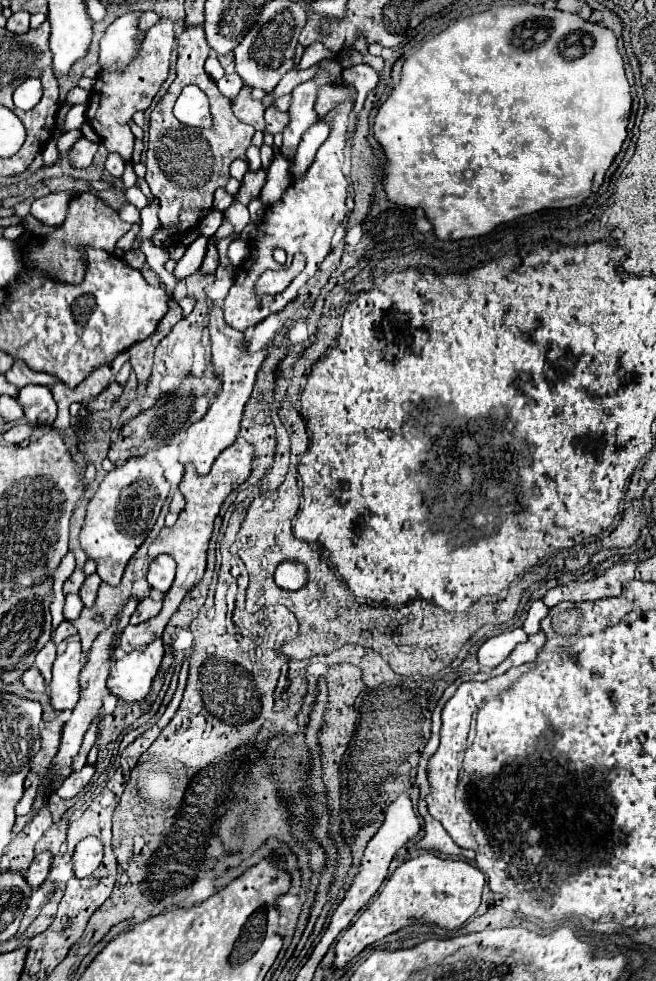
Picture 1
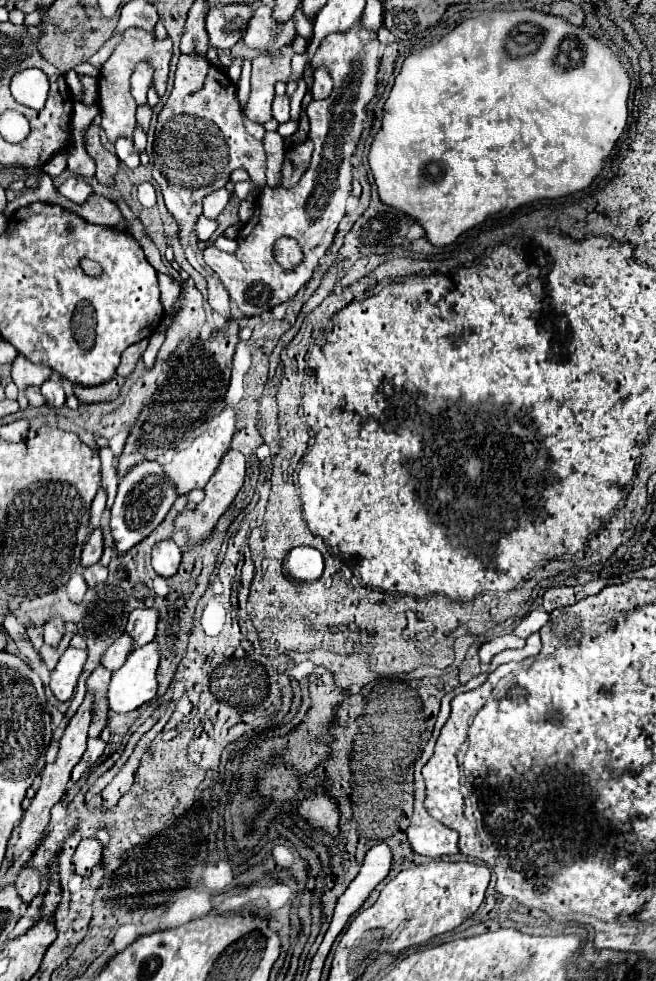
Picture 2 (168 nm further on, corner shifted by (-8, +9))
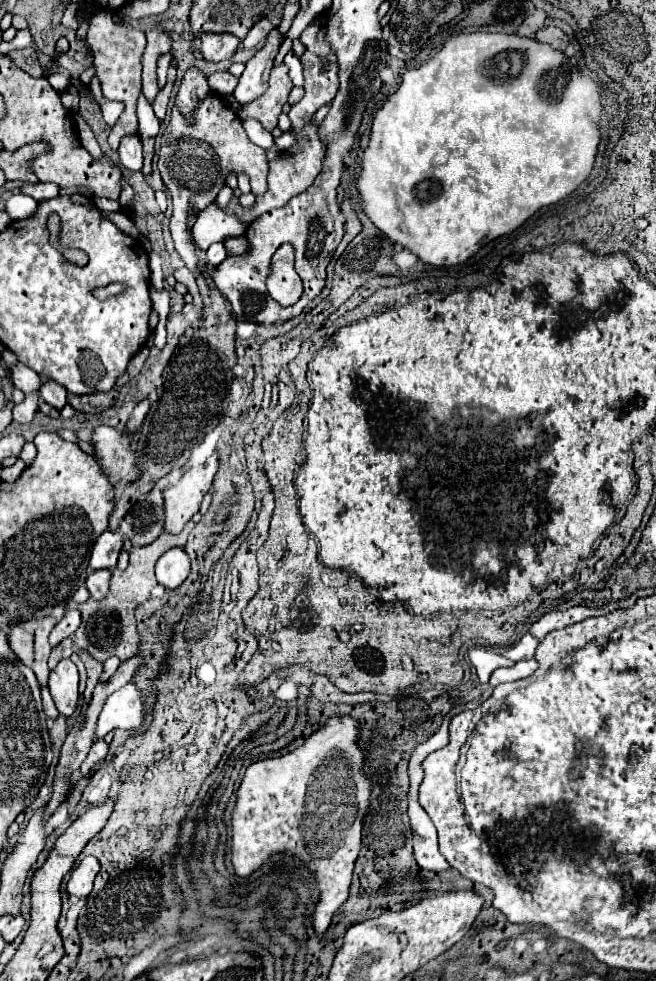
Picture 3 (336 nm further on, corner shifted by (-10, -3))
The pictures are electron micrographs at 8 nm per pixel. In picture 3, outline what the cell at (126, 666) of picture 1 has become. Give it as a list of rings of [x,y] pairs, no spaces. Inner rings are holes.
[[[128,682],[120,690],[108,696],[98,722],[96,722],[96,738],[104,738],[110,730],[124,728],[124,730],[134,730],[140,728],[144,722],[144,702],[142,702],[142,692]]]

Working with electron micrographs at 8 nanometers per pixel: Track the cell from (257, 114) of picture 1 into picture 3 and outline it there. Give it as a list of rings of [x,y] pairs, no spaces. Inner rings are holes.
[[[274,66],[270,72],[270,86],[264,92],[264,96],[256,98],[254,102],[240,108],[242,118],[254,118],[258,120],[268,132],[272,132],[278,126],[278,116],[282,112],[282,106],[288,100],[288,94],[292,90],[292,80],[288,78],[288,66]]]

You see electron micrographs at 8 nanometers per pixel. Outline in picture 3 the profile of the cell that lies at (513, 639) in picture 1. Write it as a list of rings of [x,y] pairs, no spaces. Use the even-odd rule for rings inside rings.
[[[472,648],[472,650],[468,652],[468,658],[470,658],[472,666],[474,666],[476,672],[478,672],[480,684],[484,684],[484,686],[488,684],[488,678],[490,678],[490,674],[492,674],[496,668],[500,668],[500,666],[512,666],[512,664],[514,664],[512,660],[508,660],[508,658],[500,656],[500,654],[488,652],[486,648]]]

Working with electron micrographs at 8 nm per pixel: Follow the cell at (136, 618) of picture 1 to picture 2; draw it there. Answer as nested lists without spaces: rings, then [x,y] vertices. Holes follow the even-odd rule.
[[[138,608],[130,614],[126,632],[134,636],[134,648],[152,642],[154,634],[156,634],[156,624],[158,624],[156,608]]]

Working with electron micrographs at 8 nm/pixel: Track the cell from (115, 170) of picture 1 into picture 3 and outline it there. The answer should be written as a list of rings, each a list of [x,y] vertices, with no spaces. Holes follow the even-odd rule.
[[[138,134],[124,136],[118,152],[120,152],[122,166],[126,166],[128,170],[140,170],[142,168],[142,140],[138,138]]]

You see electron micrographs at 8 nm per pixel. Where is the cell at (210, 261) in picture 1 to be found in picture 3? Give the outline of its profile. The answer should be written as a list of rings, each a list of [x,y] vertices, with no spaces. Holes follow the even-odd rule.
[[[246,236],[226,238],[224,246],[226,246],[226,250],[228,250],[230,256],[242,256],[244,252],[248,252],[248,238]]]

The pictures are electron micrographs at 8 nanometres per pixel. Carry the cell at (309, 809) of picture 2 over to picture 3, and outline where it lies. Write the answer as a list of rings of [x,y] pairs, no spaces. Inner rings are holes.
[[[334,716],[294,752],[250,764],[232,812],[230,860],[238,877],[247,880],[274,852],[298,856],[308,870],[316,870],[320,896],[310,916],[318,936],[328,930],[334,912],[350,896],[354,862],[362,844],[362,824],[370,806],[372,782],[364,776],[358,730],[360,720]]]

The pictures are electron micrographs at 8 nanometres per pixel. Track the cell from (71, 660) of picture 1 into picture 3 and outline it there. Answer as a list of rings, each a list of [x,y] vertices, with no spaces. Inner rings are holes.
[[[62,660],[48,678],[50,694],[62,716],[72,716],[78,706],[78,670],[72,660]]]

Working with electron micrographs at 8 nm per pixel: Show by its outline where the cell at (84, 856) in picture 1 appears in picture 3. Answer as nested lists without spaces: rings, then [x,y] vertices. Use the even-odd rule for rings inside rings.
[[[86,856],[82,858],[82,862],[78,864],[78,868],[72,872],[70,880],[68,880],[68,894],[70,896],[88,896],[92,892],[92,882],[96,878],[100,870],[100,864],[94,856]]]

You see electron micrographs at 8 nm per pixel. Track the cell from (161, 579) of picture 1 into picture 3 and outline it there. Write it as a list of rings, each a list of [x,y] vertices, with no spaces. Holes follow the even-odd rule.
[[[172,548],[164,552],[156,562],[156,578],[162,586],[174,590],[178,588],[190,572],[188,554],[182,548]]]

